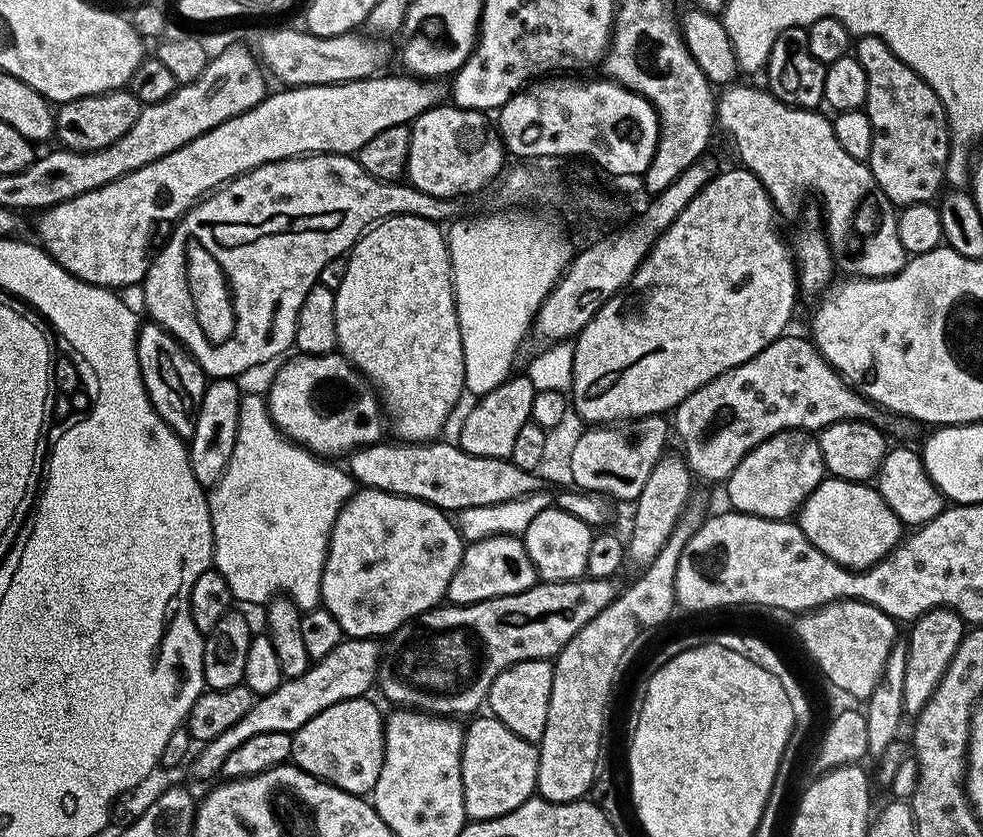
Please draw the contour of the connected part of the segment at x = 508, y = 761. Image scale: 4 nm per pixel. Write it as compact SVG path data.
M493 716L475 717L467 725L463 744L463 805L469 821L501 817L531 799L537 791L539 747L518 738L501 720Z

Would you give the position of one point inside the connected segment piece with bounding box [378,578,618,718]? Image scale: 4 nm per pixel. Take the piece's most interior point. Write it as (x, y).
(444, 661)

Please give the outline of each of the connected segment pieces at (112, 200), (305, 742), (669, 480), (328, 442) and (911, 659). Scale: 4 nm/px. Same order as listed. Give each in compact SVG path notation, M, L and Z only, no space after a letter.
M377 74L375 76L368 76L365 80L351 80L348 84L319 84L318 86L306 86L305 88L288 86L280 90L284 92L273 91L271 94L265 96L262 102L258 102L258 106L254 106L250 110L246 110L242 114L238 114L234 118L222 122L222 126L214 126L214 130L206 130L206 134L194 138L194 142L186 142L186 146L174 150L174 154L166 154L166 158L158 158L158 162L150 162L146 166L142 166L138 170L134 170L130 174L126 174L122 178L110 182L98 190L90 190L86 194L78 194L78 198L56 204L52 208L43 209L39 213L40 221L36 224L36 232L40 235L41 240L39 240L39 243L42 245L44 251L52 259L57 260L67 272L74 274L80 280L85 280L88 284L97 284L100 288L110 288L113 290L128 288L131 284L139 285L144 277L148 275L152 261L158 251L156 227L159 224L169 223L168 225L171 225L173 222L179 221L201 198L227 184L229 180L234 179L236 176L242 176L245 172L252 172L263 164L278 162L279 160L289 160L295 156L315 156L317 152L337 152L340 156L359 153L360 148L366 146L366 142L370 142L370 138L374 138L374 134L378 134L381 130L386 130L390 126L398 126L399 124L411 125L412 121L416 120L426 110L437 107L445 99L445 85L443 88L440 85L443 83L437 82L435 79L409 78L404 74L399 74L400 76L384 75Z
M371 699L347 700L338 702L334 706L326 706L322 714L314 714L306 726L302 726L297 732L292 733L291 763L309 772L319 780L325 780L333 784L335 788L346 790L355 796L364 796L371 793L372 788L378 782L378 774L384 765L384 722L385 717L371 704Z
M674 452L665 453L661 456L658 463L655 464L654 470L650 472L646 484L643 487L642 494L635 501L634 520L630 538L626 544L629 561L639 566L647 566L653 562L663 548L668 536L674 530L677 520L689 505L690 488L694 485L694 477L689 471L683 457Z
M300 354L295 358L297 360L292 360L277 370L272 385L269 386L268 392L266 391L268 413L292 443L308 449L321 458L340 458L336 456L351 454L357 448L362 448L365 444L375 444L383 437L380 435L386 432L386 420L382 415L382 404L378 399L377 389L360 369L340 354L327 356Z
M935 608L922 615L911 625L910 638L907 637L906 677L903 682L903 702L909 715L917 715L933 696L938 682L946 670L966 631L966 622L951 608Z

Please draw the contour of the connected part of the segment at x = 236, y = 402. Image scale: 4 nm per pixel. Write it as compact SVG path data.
M216 378L207 385L198 410L197 426L188 444L190 466L194 470L194 478L205 486L216 484L230 462L230 454L234 454L234 442L238 438L240 425L240 402L242 391L235 379Z

